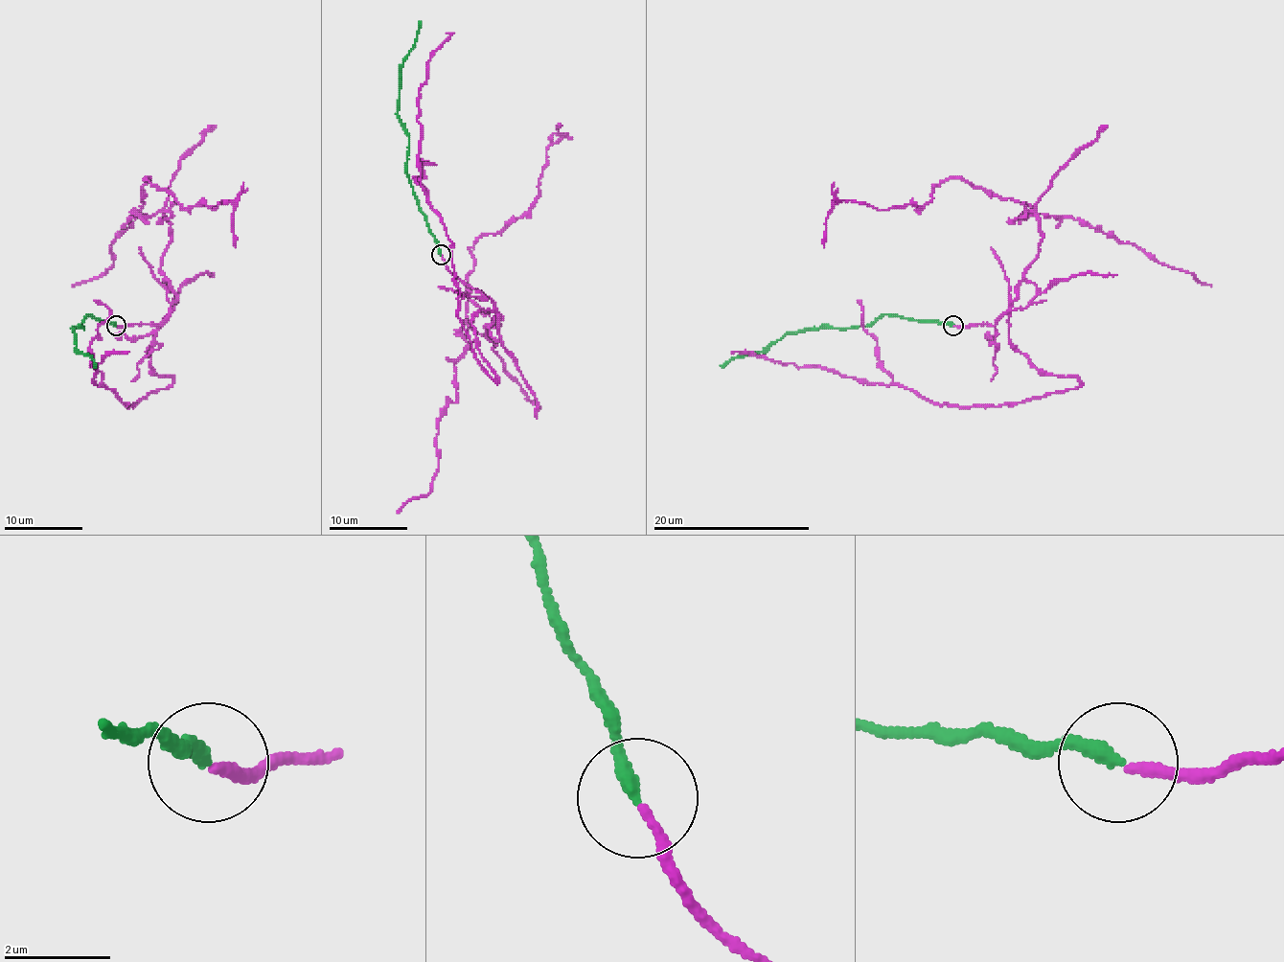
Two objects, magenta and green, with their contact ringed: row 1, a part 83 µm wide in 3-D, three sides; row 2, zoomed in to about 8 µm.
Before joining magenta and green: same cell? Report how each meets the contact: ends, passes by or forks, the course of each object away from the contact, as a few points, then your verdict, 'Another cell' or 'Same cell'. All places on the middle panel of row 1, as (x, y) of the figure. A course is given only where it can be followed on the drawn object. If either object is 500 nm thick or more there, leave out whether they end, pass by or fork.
At the ring magenta ends. At the ring green ends. Course of magenta: (440, 255), (493, 309), (471, 324), (495, 381), (458, 316), (446, 227), (421, 184), (419, 88), (446, 33). Course of green: (440, 255), (438, 241), (413, 190), (406, 171), (409, 133), (397, 113), (401, 64), (415, 43), (421, 21). Another cell

